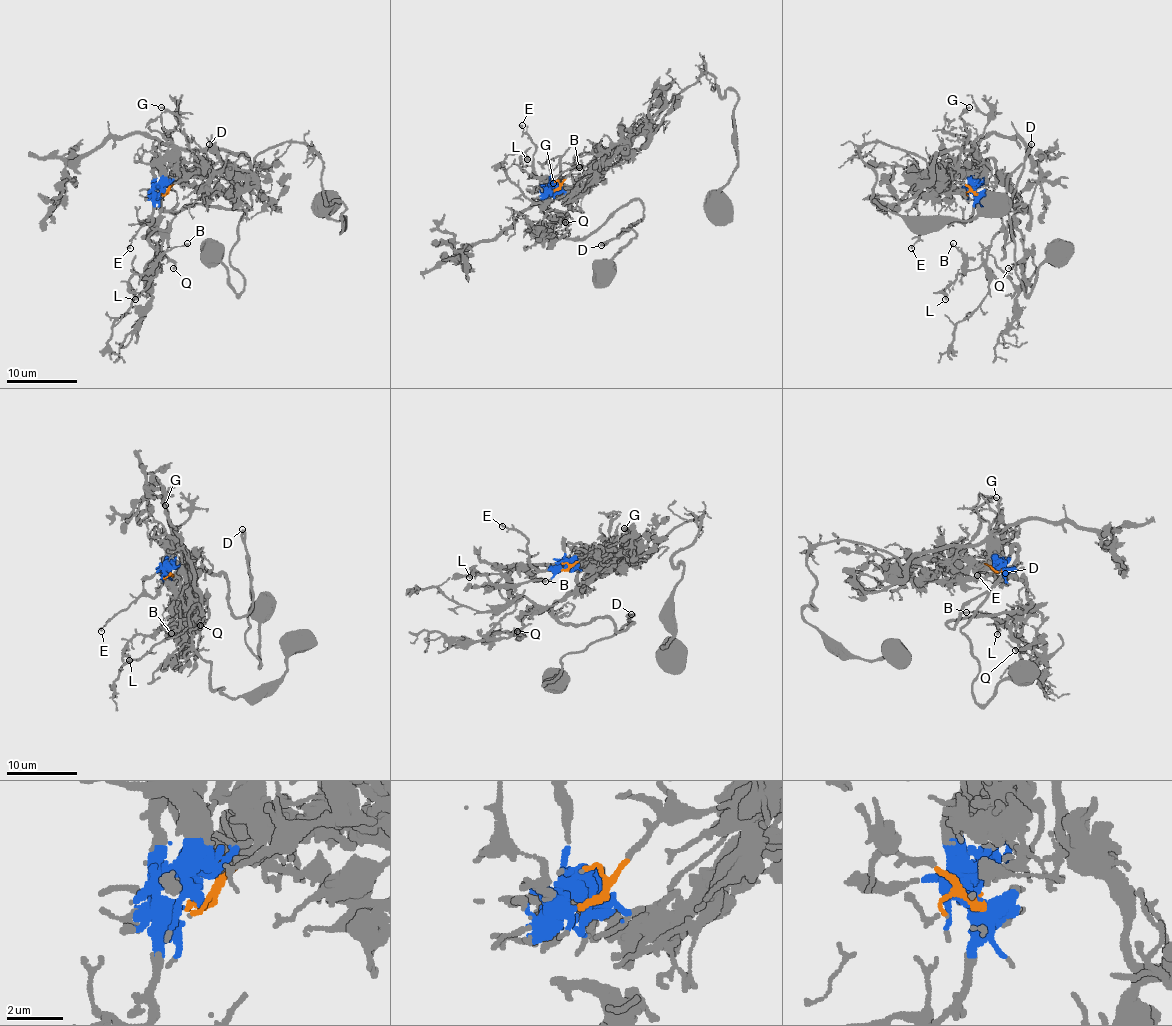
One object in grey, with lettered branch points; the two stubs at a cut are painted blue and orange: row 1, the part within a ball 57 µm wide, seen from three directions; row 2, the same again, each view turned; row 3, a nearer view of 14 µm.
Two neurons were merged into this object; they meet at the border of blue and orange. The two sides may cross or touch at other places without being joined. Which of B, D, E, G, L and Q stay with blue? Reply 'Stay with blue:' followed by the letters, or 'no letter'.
Stay with blue: B, D, E, L, Q

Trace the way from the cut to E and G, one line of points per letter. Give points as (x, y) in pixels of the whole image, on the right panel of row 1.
E: (976, 192), (974, 209), (965, 223), (930, 225), (910, 248)
G: (976, 193), (955, 179), (955, 158), (962, 151), (967, 137), (962, 114), (969, 106)

